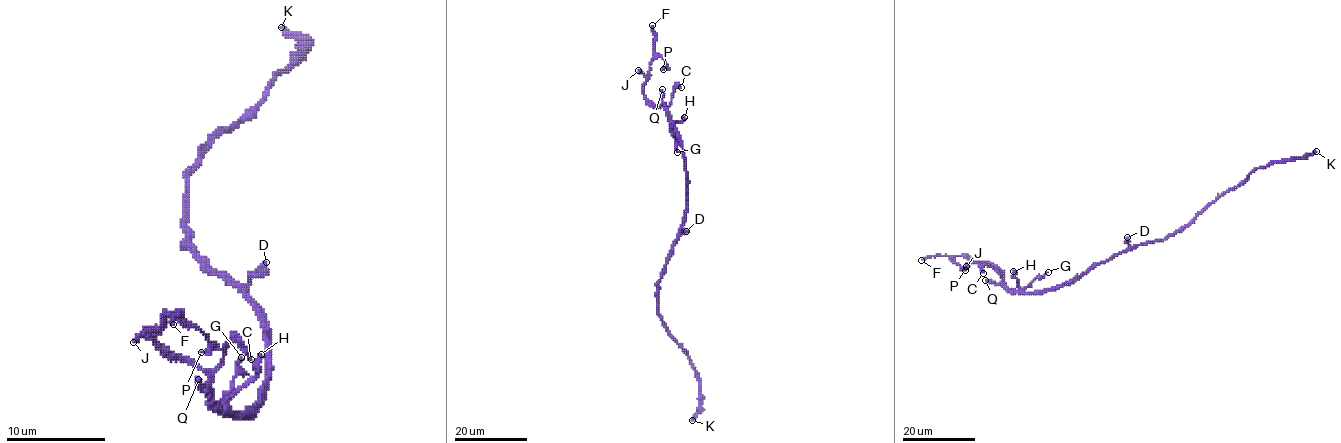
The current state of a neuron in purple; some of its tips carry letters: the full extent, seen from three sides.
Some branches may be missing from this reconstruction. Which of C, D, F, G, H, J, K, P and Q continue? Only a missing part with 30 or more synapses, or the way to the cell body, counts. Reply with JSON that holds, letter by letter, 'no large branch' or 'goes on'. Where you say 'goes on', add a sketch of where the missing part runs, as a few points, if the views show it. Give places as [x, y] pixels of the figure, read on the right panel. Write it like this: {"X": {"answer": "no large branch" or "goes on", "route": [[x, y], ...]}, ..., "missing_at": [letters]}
{"C": {"answer": "no large branch"}, "D": {"answer": "no large branch"}, "F": {"answer": "no large branch"}, "G": {"answer": "no large branch"}, "H": {"answer": "no large branch"}, "J": {"answer": "goes on", "route": [[966, 266], [937, 265]]}, "K": {"answer": "no large branch"}, "P": {"answer": "no large branch"}, "Q": {"answer": "no large branch"}, "missing_at": ["J"]}

